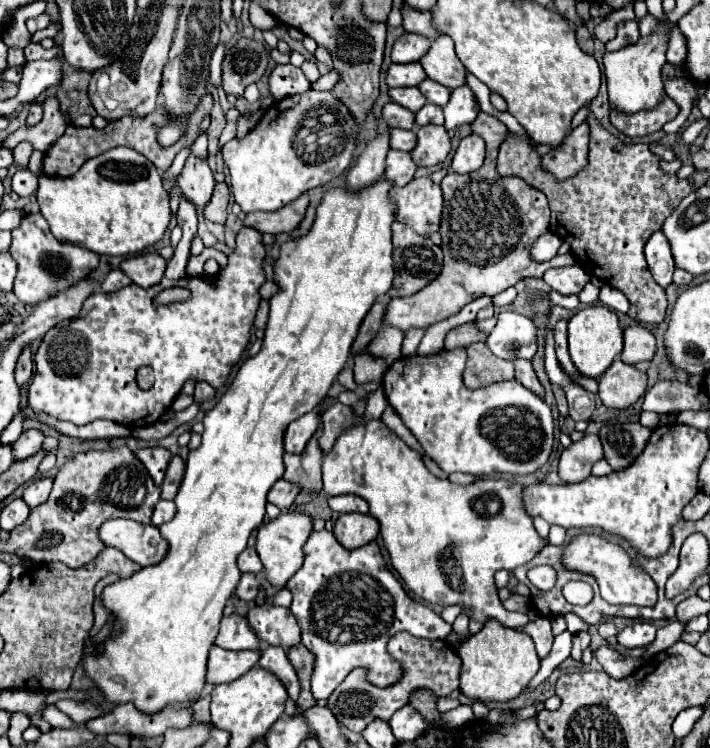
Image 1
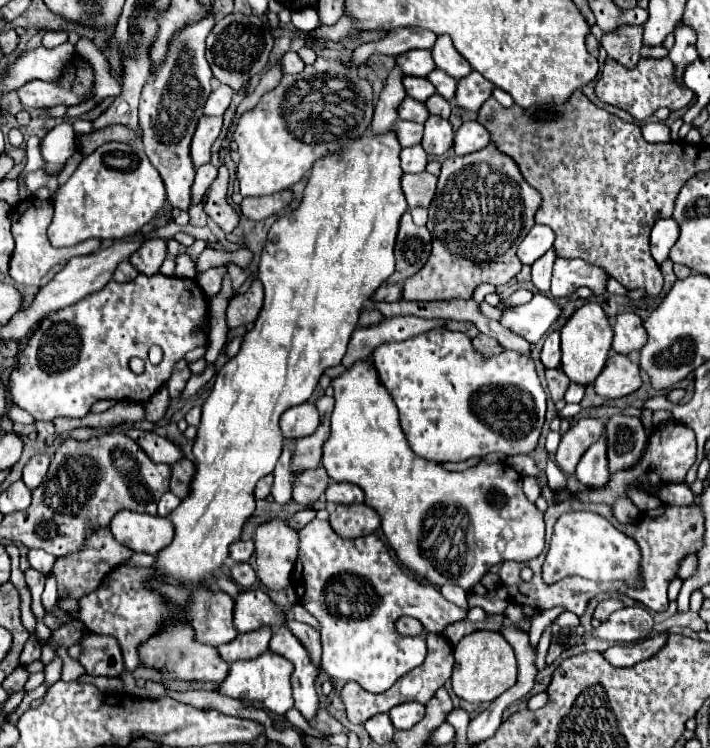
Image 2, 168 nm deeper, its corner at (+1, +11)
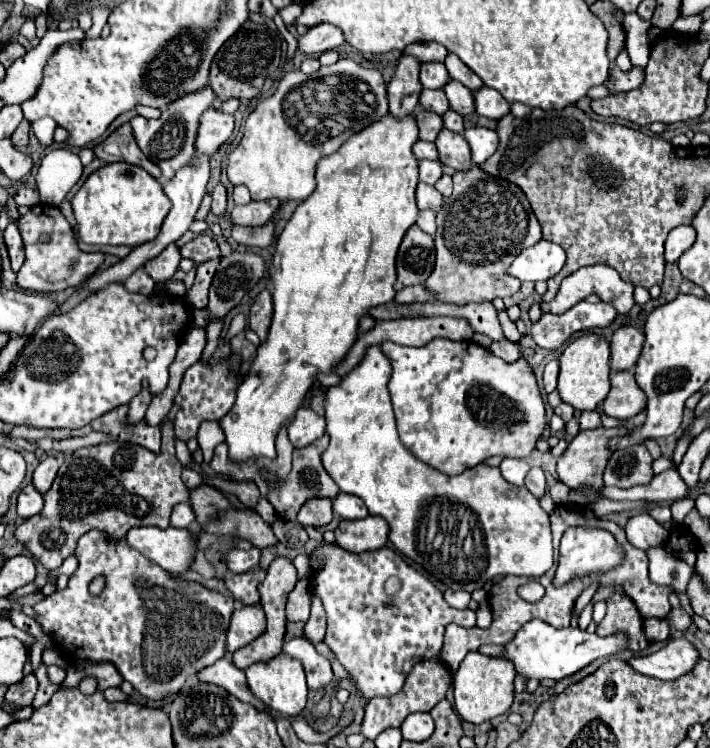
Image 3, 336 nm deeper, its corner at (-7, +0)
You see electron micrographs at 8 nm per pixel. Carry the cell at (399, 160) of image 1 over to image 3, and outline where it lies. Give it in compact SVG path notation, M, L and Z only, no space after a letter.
M421 160L419 162L419 180L425 184L435 184L443 176L441 164L433 160Z

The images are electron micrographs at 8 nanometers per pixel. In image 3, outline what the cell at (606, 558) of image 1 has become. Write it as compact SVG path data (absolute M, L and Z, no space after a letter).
M569 528L561 538L559 564L555 574L555 584L565 584L575 576L599 574L623 562L623 550L615 542L615 538L605 530L589 530L589 528Z

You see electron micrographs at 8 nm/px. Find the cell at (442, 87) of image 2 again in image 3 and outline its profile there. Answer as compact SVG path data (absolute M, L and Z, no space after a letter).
M451 80L445 88L445 94L449 98L449 104L455 112L459 112L461 116L473 114L475 112L475 100L473 100L473 92L469 88L465 88L461 82Z

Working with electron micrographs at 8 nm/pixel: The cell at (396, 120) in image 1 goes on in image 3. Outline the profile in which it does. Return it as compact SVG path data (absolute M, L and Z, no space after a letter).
M417 110L415 112L415 120L419 126L419 140L427 140L427 142L435 142L437 134L443 128L443 120L439 114L435 112L427 112L427 110Z

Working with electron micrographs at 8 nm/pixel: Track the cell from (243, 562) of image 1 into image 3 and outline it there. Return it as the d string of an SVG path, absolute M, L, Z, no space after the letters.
M251 548L251 550L229 550L227 556L225 556L225 562L227 562L227 568L235 574L241 574L241 572L249 572L253 570L257 564L259 564L259 556L261 556L261 550L257 548Z

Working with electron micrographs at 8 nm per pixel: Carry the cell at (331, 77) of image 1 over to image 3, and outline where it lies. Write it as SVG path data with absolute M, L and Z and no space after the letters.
M423 42L423 44L411 44L411 46L407 46L403 54L411 54L411 56L419 58L421 62L443 62L449 52L447 52L447 48L443 48L443 44Z

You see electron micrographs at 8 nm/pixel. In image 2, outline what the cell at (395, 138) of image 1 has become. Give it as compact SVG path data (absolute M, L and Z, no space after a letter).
M397 121L395 133L397 133L397 139L399 139L399 143L401 143L403 147L411 147L411 145L421 143L423 125L411 123L411 121Z

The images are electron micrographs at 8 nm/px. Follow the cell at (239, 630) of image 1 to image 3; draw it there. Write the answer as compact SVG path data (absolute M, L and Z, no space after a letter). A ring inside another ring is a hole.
M95 528L79 538L75 556L79 558L79 568L69 578L67 588L45 596L33 606L35 622L49 638L53 638L59 654L65 660L69 650L73 660L87 660L93 664L111 662L123 680L131 682L135 692L149 700L163 700L171 694L177 694L189 676L195 676L225 656L227 628L235 610L231 596L209 590L199 582L171 576L155 562L143 558L125 542L125 538L113 540L113 536L107 536L107 532L99 532ZM97 576L105 578L105 588L95 596L89 592L89 584Z

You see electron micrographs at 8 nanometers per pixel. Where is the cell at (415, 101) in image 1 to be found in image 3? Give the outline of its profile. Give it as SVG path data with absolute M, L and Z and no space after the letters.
M423 90L419 102L421 102L421 106L425 110L431 110L431 112L435 112L439 116L449 110L449 100L447 100L443 90Z

